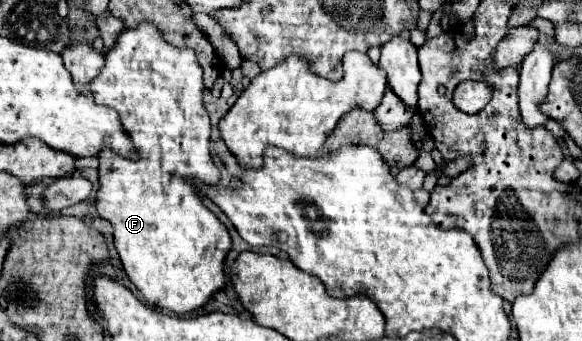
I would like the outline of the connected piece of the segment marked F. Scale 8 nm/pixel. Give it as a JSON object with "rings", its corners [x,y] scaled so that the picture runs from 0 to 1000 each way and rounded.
{"rings":[[[242,67],[242,79],[232,79],[232,85],[215,85],[208,103],[204,103],[204,120],[201,120],[201,138],[184,150],[180,155],[180,196],[174,202],[174,214],[153,243],[156,255],[156,273],[160,273],[160,290],[167,308],[180,308],[180,314],[191,314],[201,326],[204,337],[204,355],[215,378],[215,390],[222,396],[239,466],[235,472],[225,472],[225,466],[215,466],[208,455],[201,455],[198,443],[191,443],[187,419],[180,419],[180,431],[174,437],[170,449],[170,560],[167,560],[167,578],[163,578],[163,601],[167,601],[167,625],[174,642],[187,648],[194,660],[194,695],[198,695],[198,730],[208,754],[208,771],[211,771],[211,789],[218,801],[218,812],[225,818],[225,830],[249,865],[249,877],[256,883],[256,894],[273,894],[277,906],[290,912],[290,918],[332,918],[335,906],[342,906],[345,894],[352,894],[363,865],[376,848],[387,842],[387,754],[390,742],[397,736],[397,695],[393,695],[393,677],[387,672],[387,660],[349,601],[349,584],[345,584],[345,560],[338,554],[338,537],[352,537],[352,543],[373,543],[380,513],[376,513],[376,496],[366,484],[366,466],[363,466],[363,437],[359,437],[359,390],[363,390],[363,367],[359,367],[359,337],[349,314],[349,208],[338,185],[338,167],[332,161],[332,150],[325,144],[308,144],[308,138],[297,138],[290,126],[284,126],[284,114],[277,114],[277,97],[270,91],[270,79],[263,79],[259,67]]]}

